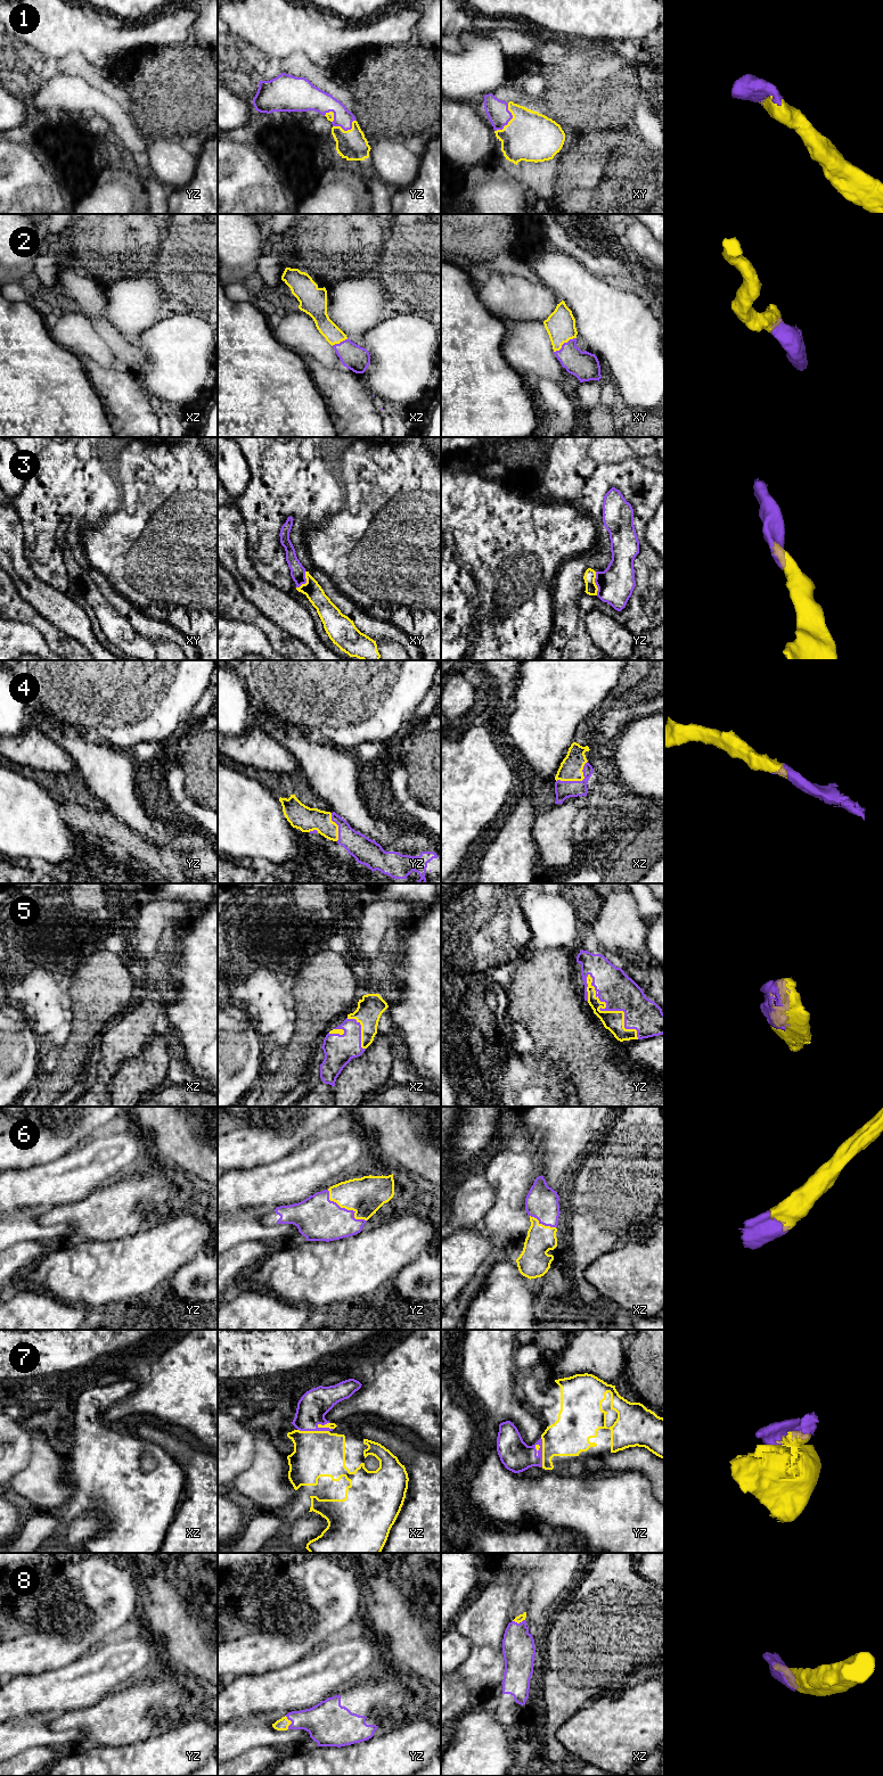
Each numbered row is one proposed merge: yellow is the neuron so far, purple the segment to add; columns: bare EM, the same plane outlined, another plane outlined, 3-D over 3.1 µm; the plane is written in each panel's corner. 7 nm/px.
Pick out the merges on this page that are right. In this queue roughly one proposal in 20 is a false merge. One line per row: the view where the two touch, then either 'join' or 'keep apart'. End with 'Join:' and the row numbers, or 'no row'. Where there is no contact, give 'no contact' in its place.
1: meets yellow in xy; join
2: meets yellow in xy; join
3: meets yellow in yz; join
4: meets yellow in xz; join
5: meets yellow in yz; join
6: meets yellow in yz; join
7: meets yellow in xz; join
8: meets yellow in yz; join
Join: 1, 2, 3, 4, 5, 6, 7, 8

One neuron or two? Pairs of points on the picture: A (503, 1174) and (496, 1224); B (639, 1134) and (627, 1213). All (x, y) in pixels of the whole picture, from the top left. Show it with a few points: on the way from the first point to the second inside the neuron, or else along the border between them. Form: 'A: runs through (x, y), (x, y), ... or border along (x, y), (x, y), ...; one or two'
A: runs through (504, 1186), (504, 1211); one
B: runs through (627, 1153), (627, 1193); one

